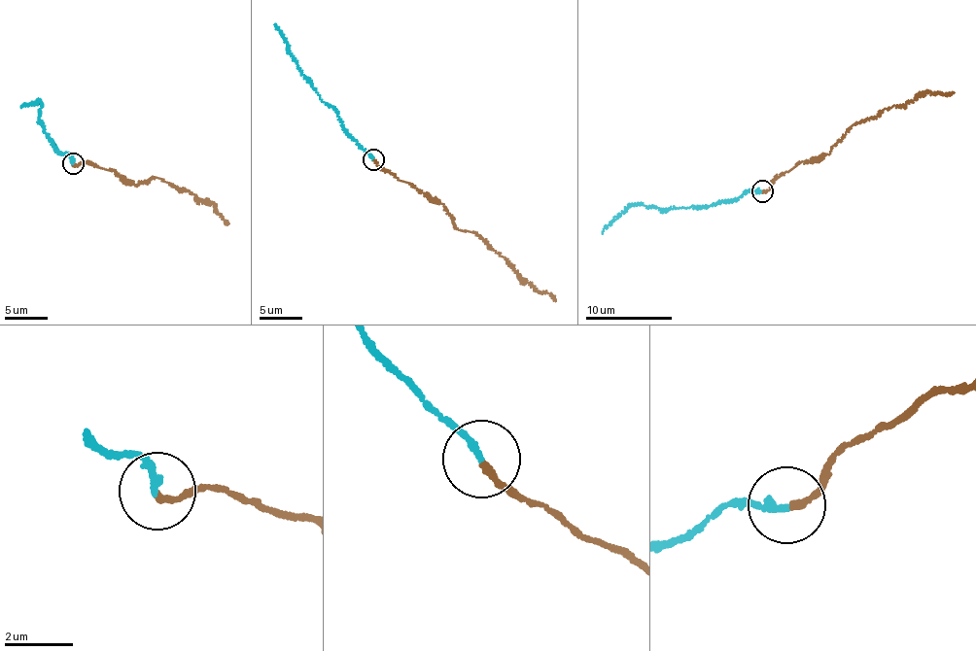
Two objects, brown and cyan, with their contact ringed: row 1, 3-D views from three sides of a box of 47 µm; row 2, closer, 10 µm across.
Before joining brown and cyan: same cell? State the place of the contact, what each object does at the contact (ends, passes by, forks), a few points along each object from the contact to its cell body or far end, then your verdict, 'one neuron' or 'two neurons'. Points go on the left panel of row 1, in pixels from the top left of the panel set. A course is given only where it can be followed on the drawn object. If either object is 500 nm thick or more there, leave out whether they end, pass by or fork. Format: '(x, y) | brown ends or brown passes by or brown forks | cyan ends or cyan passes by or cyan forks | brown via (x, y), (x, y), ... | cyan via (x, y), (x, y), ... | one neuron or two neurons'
(73, 163) | brown ends | cyan ends | brown via (72, 162), (116, 171), (136, 185), (156, 177), (214, 202), (227, 224) | cyan via (72, 162), (68, 154), (59, 153), (47, 138), (39, 102), (20, 108) | one neuron

